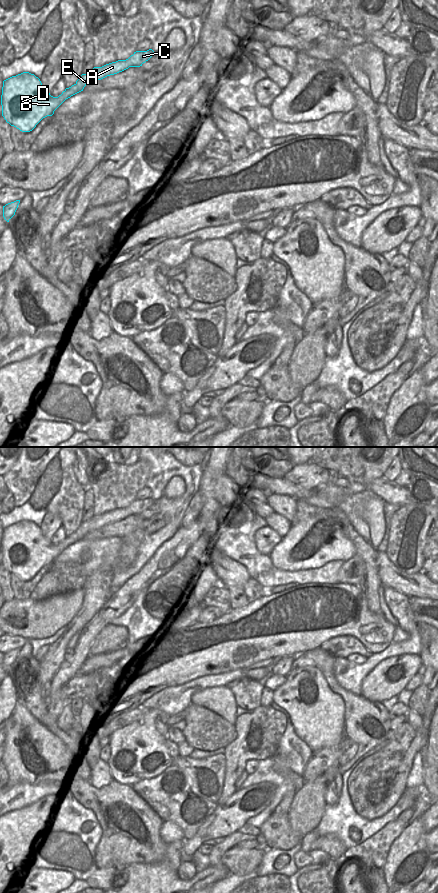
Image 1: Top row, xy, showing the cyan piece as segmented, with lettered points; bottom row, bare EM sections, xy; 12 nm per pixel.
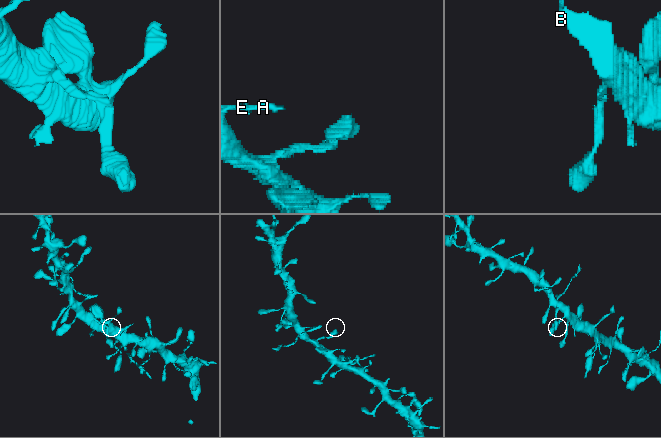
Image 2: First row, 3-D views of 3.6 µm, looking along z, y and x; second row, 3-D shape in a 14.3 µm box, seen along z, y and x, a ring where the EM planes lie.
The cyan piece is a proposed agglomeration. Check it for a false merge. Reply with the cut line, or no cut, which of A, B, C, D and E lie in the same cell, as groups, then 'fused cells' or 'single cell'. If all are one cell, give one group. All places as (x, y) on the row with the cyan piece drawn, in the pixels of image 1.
cut xy (75, 84), (83, 88); groups A C E / B D; fused cells

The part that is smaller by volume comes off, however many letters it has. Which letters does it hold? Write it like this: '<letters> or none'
A, C, E

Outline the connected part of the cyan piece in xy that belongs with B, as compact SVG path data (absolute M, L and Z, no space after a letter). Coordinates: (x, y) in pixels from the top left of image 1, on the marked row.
M23 72L3 81L1 105L2 116L11 126L22 132L32 131L36 125L45 117L52 116L54 111L68 98L83 91L76 84L66 88L61 95L53 97L46 92L40 79L34 74Z

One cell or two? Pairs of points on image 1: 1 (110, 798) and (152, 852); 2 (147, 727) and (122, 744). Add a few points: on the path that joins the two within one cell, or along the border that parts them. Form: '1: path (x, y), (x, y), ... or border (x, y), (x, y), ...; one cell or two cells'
1: path (127, 806), (131, 806), (142, 817), (150, 835); one cell
2: path (141, 733), (128, 744); one cell

